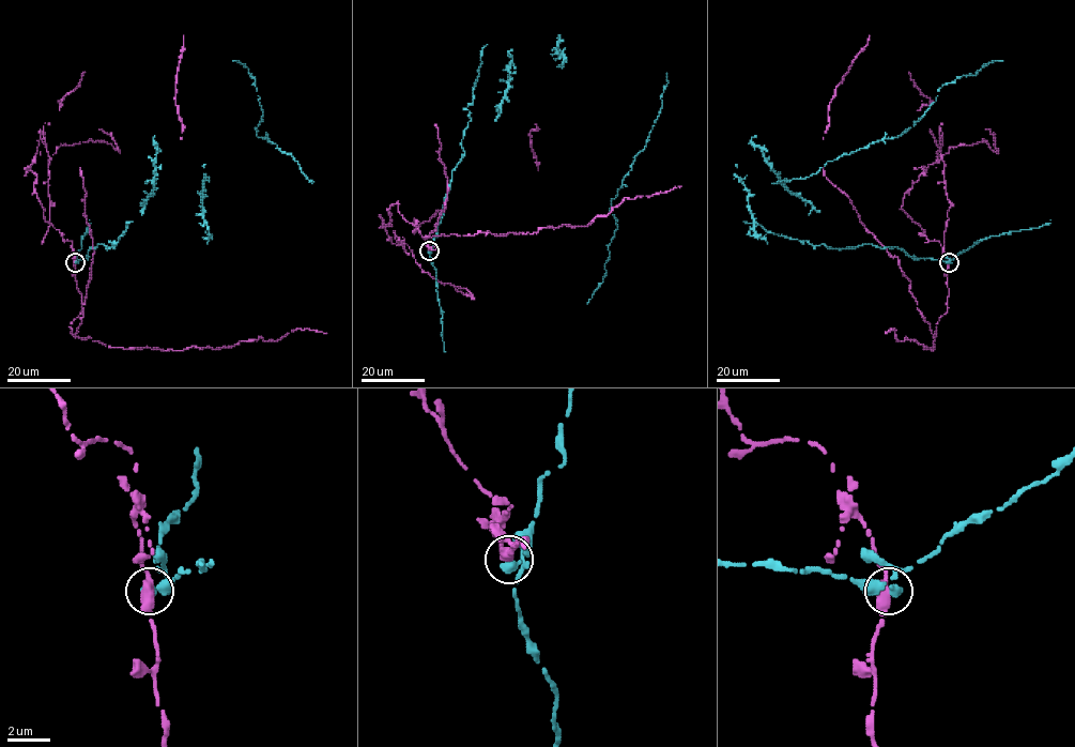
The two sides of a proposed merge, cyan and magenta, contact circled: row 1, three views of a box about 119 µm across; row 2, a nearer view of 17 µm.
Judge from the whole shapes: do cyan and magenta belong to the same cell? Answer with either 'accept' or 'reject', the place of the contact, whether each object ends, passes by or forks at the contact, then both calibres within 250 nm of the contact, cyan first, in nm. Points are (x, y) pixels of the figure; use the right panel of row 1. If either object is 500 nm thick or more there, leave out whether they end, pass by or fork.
reject | (949, 262) | cyan ends | magenta passes by | 400/400 nm

